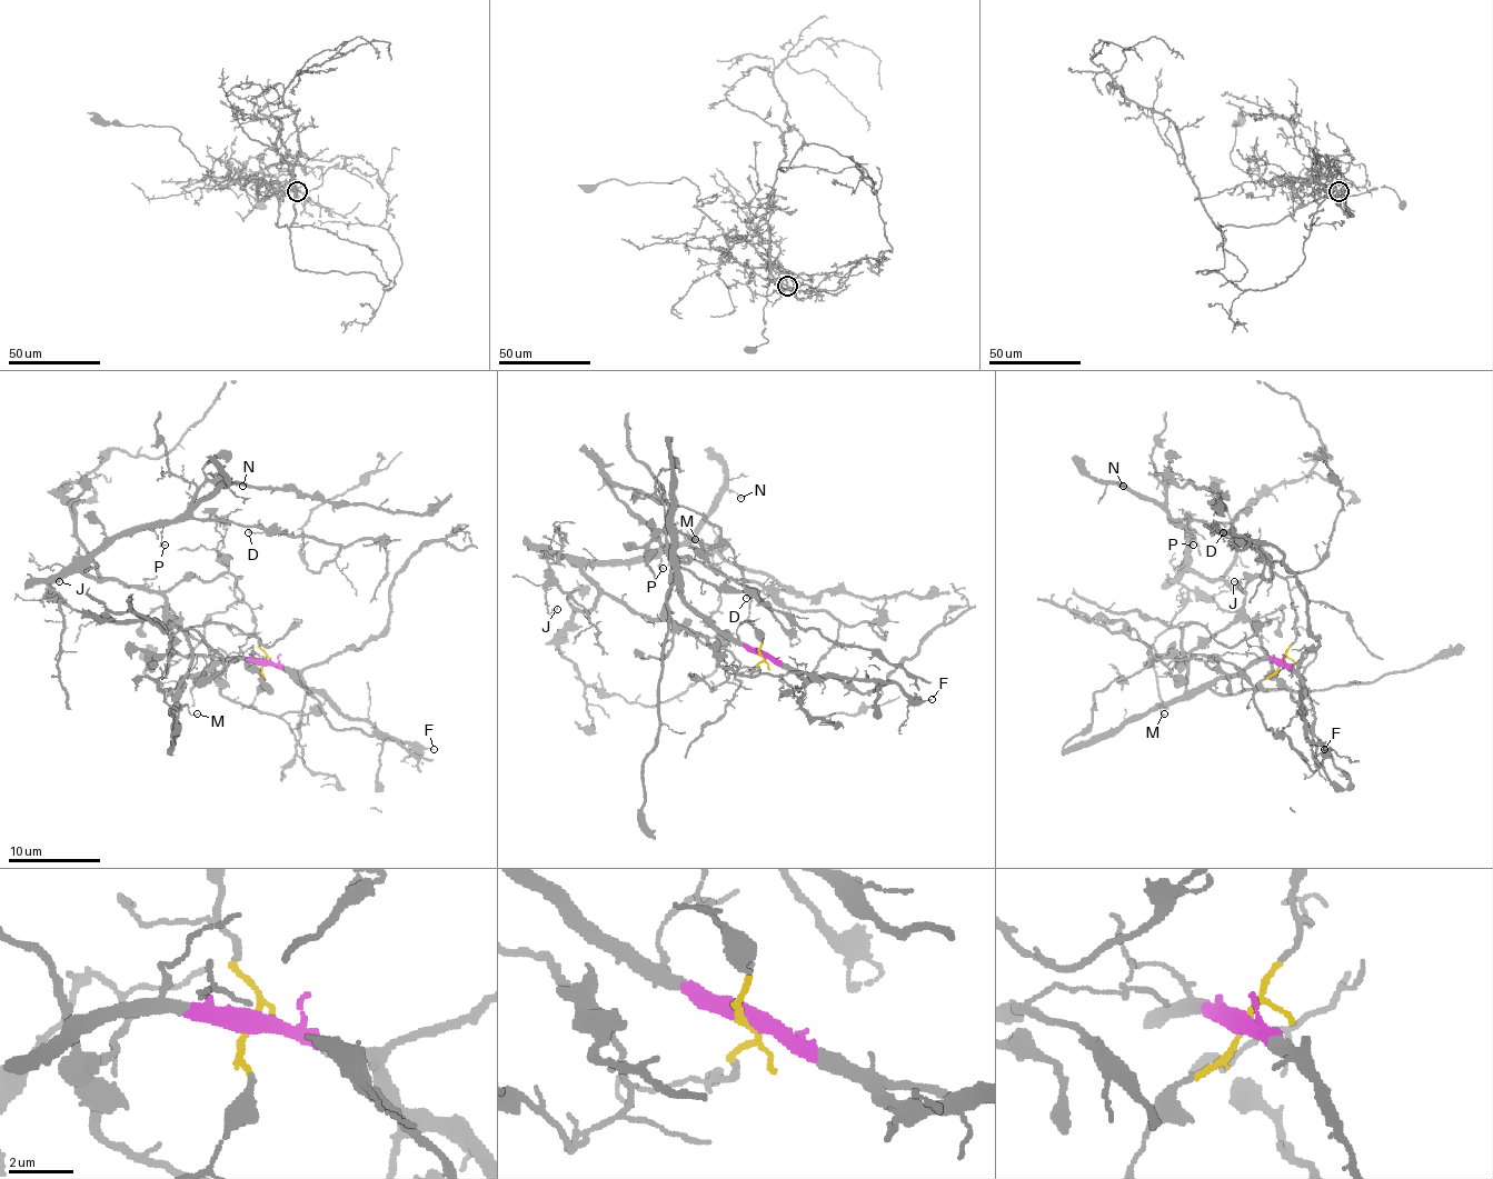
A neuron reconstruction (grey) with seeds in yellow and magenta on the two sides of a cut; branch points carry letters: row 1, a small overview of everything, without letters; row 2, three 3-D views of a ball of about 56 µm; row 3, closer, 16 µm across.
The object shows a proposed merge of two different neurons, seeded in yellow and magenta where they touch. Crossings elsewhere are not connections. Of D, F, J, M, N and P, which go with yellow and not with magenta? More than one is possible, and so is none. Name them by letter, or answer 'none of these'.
D, J, N, P

